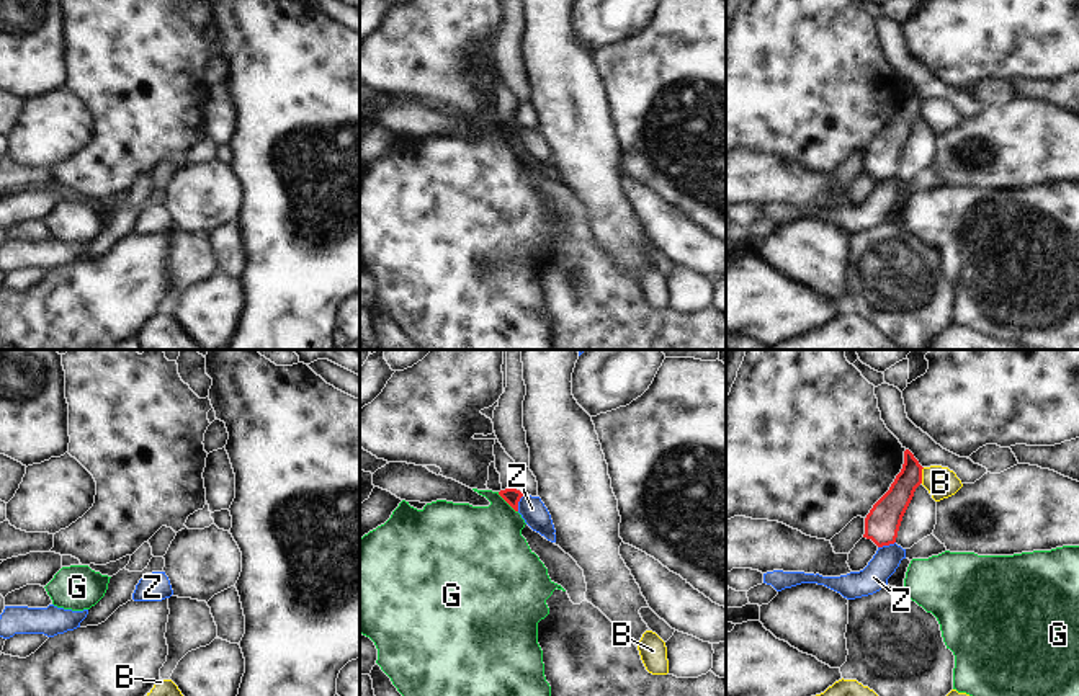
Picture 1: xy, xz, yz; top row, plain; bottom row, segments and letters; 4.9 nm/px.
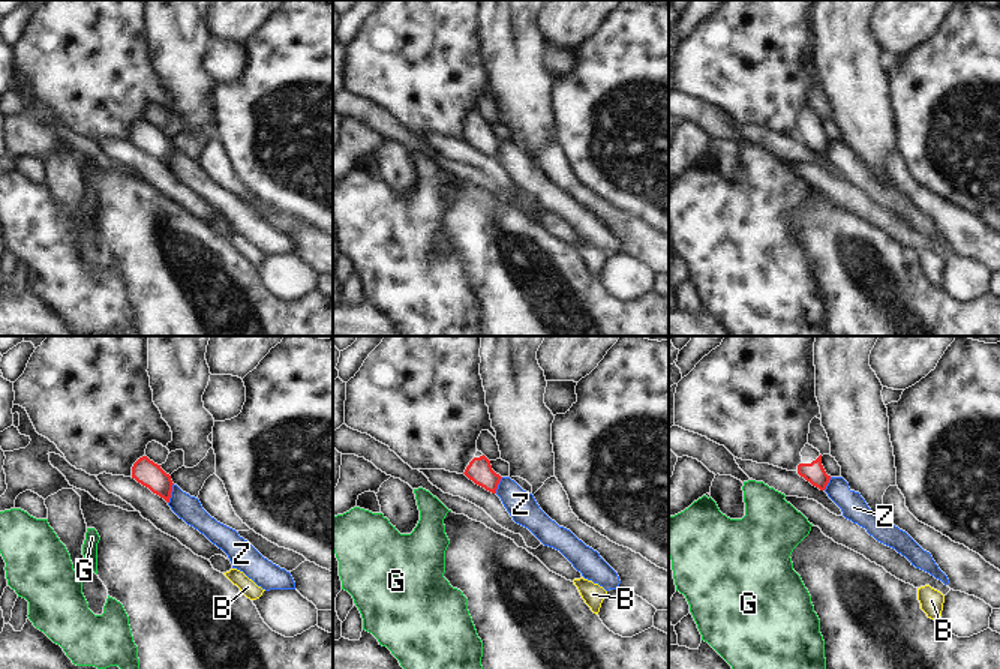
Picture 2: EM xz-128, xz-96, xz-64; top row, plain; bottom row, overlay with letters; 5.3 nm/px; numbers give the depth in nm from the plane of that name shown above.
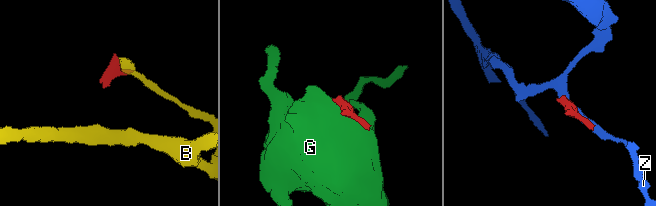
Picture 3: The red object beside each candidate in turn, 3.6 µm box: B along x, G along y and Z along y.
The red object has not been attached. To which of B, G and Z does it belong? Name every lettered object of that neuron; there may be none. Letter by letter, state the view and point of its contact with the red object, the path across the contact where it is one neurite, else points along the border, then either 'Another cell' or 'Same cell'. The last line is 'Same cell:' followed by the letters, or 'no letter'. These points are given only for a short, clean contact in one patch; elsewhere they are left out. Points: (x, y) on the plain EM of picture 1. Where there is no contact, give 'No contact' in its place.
B: Touches red at yz (921, 110). Boundary: yz (924, 102), (921, 116). Another cell
G: Touches red at xz (507, 136). Boundary: xz (497, 126), (517, 146). Another cell
Z: Touches red at xz (519, 134). Another cell
Same cell: no letter

